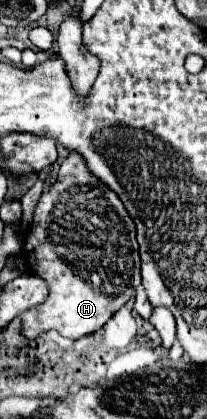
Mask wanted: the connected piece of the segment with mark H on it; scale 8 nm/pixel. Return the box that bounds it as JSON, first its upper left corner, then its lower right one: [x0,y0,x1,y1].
[19,151,141,341]

